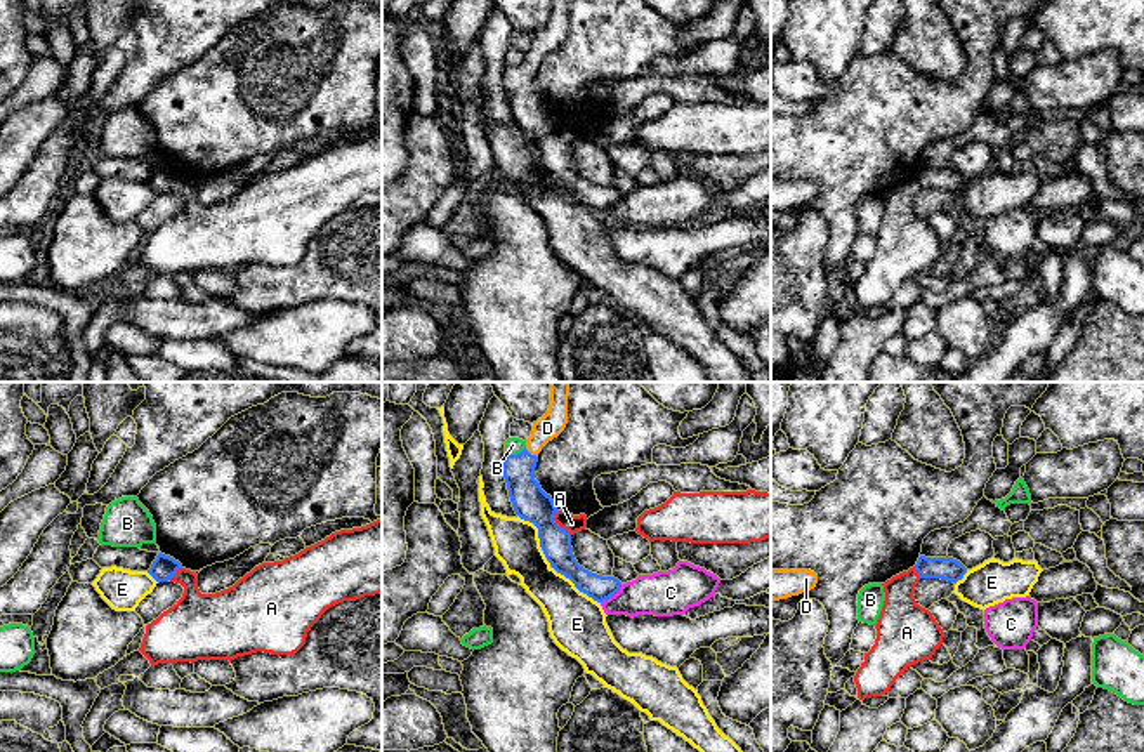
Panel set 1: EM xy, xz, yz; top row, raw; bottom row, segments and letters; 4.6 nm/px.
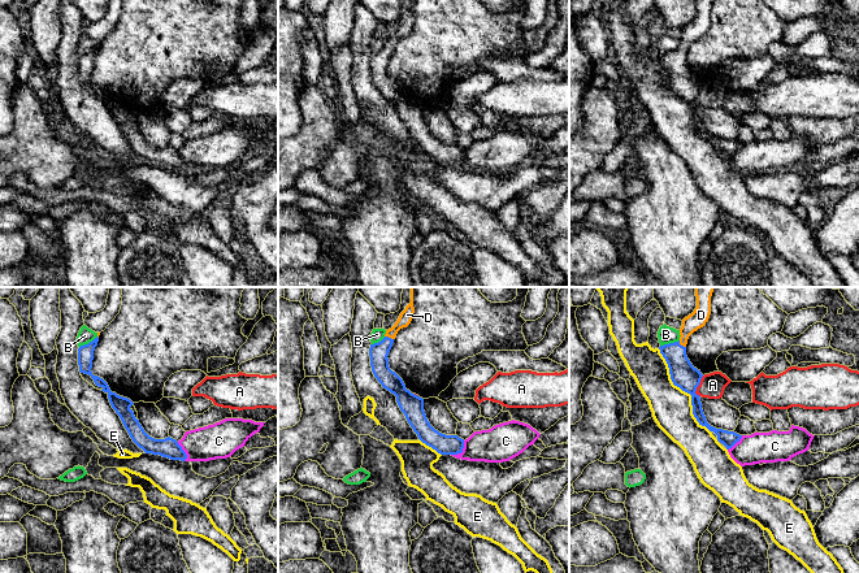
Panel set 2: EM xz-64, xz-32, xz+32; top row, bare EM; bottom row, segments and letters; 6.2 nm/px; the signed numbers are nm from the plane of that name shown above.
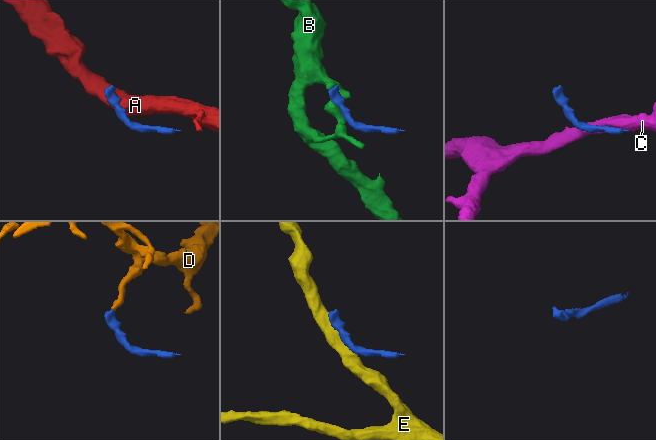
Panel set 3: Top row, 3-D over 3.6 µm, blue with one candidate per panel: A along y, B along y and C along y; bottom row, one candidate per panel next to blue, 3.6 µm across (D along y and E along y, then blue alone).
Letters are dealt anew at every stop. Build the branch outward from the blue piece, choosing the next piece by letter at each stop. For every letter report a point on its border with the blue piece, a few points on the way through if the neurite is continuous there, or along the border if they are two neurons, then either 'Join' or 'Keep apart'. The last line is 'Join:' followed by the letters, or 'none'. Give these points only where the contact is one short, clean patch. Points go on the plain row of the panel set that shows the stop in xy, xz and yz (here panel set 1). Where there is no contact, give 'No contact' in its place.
A: Touches blue at xz (558, 136). Boundary: xz (556, 122), (554, 131), (572, 145). Keep apart
B: Touches blue at xz (518, 65). Boundary: xz (525, 58), (507, 66). Keep apart
C: Touches blue at xz (611, 205). Keep apart
D: Touches blue at xz (530, 65). Path across: xz (530, 113), (530, 65), (547, 39). Join
E: Touches blue at xz (547, 171). Boundary: xz (518, 125), (537, 139), (539, 157), (545, 171), (599, 214). Keep apart
Join: D

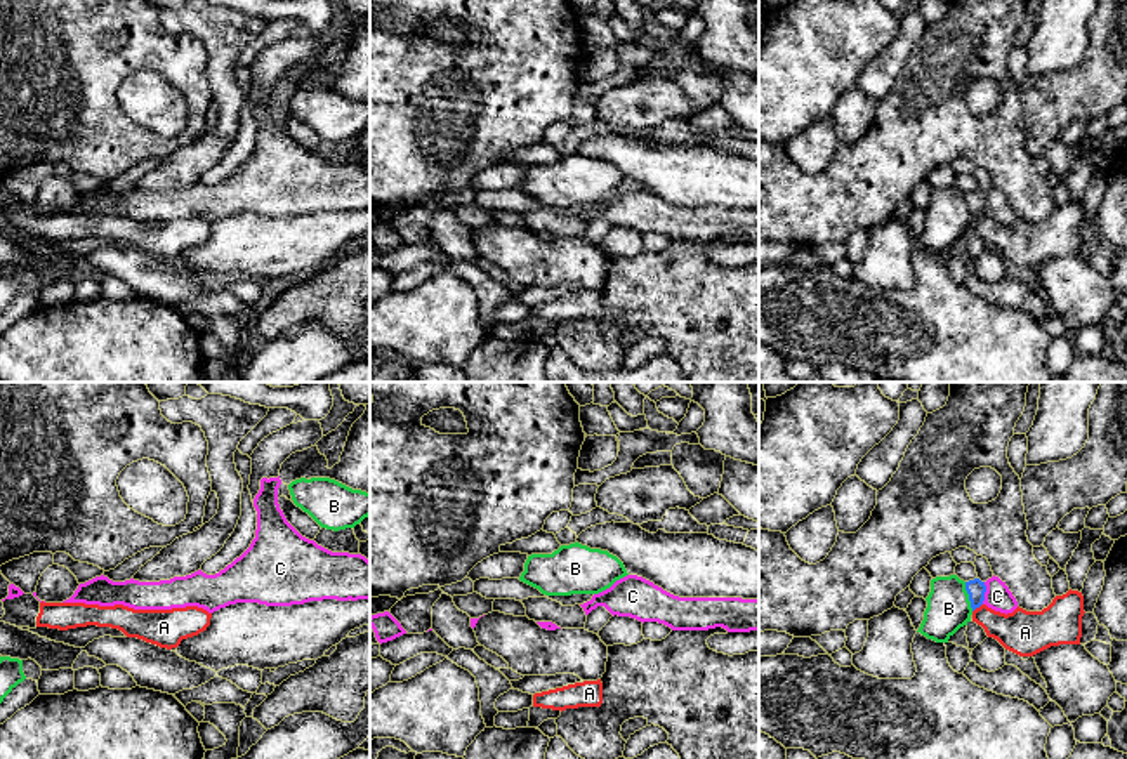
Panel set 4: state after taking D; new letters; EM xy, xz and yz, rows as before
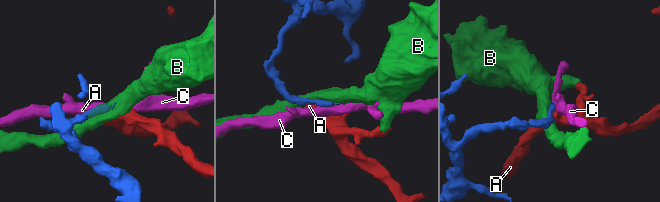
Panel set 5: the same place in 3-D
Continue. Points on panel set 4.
A: Touches blue at yz (976, 217). Boundary: yz (982, 214), (973, 223). Keep apart
B: Touches blue at yz (969, 207). Keep apart
C: Touches blue at yz (985, 202). Keep apart
Join: none

